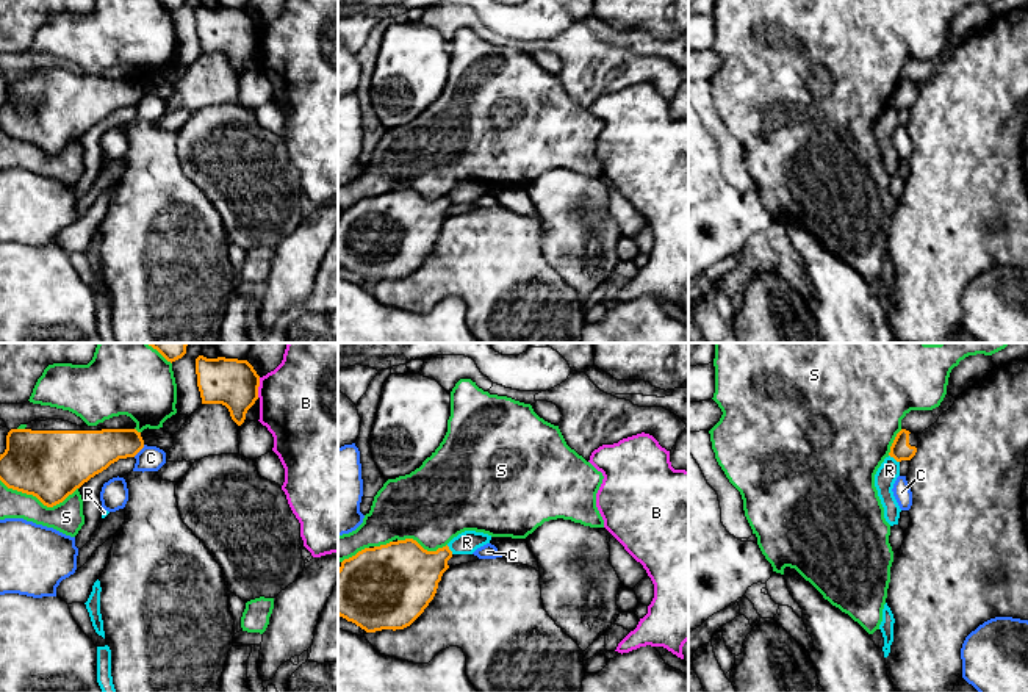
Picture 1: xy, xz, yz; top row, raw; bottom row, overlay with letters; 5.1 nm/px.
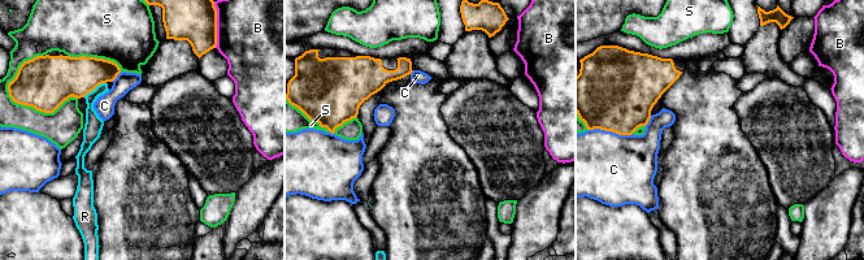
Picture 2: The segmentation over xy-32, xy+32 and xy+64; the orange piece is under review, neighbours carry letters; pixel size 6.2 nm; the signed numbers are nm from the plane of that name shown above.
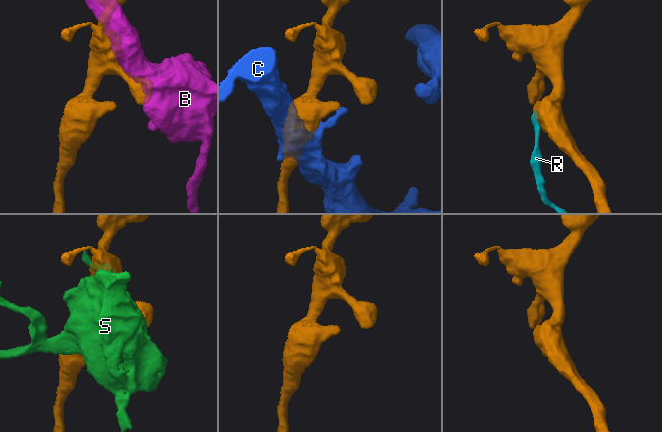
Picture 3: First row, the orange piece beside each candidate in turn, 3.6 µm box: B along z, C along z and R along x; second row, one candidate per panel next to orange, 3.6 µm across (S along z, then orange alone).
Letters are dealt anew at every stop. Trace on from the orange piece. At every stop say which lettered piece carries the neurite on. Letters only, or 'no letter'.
no letter

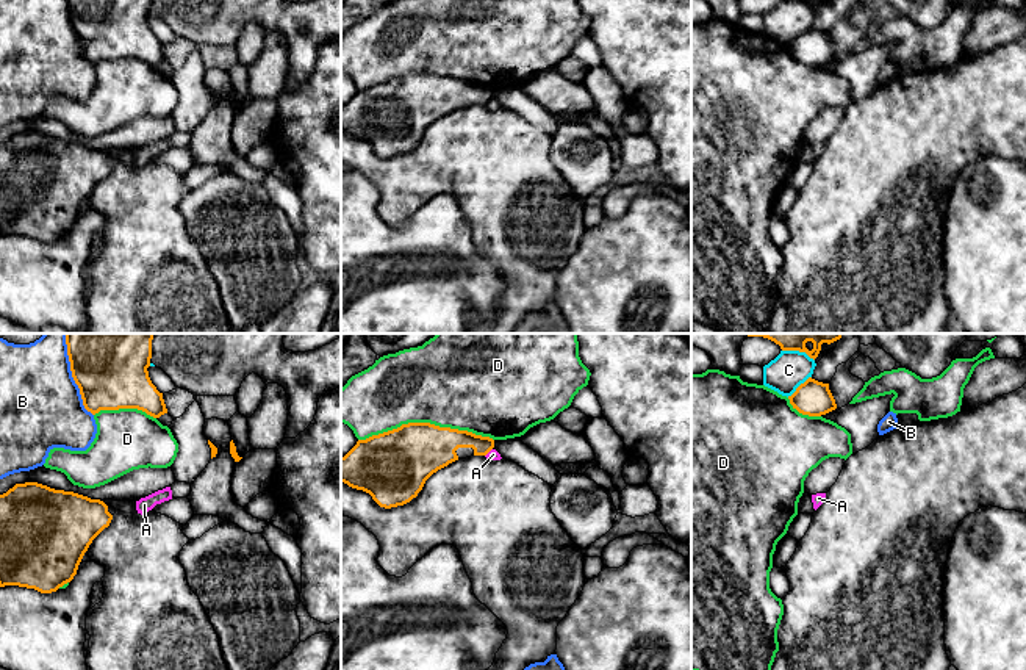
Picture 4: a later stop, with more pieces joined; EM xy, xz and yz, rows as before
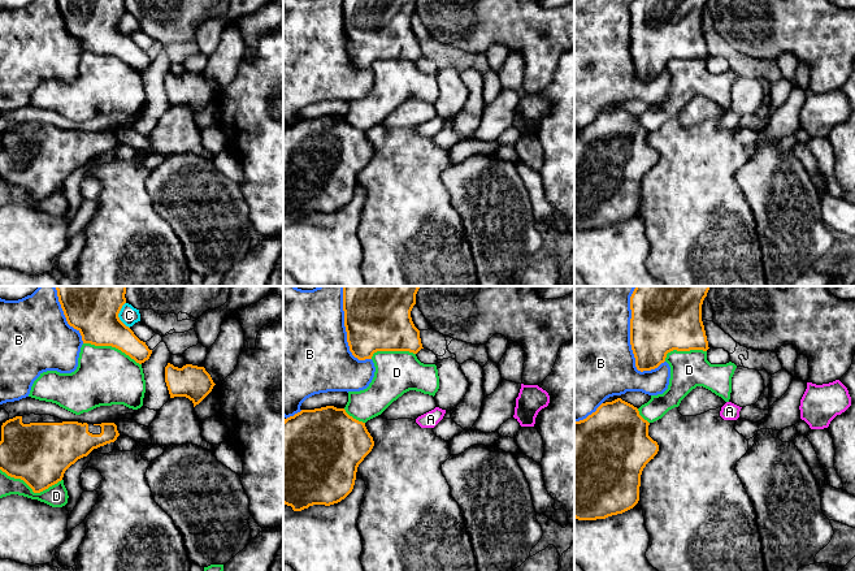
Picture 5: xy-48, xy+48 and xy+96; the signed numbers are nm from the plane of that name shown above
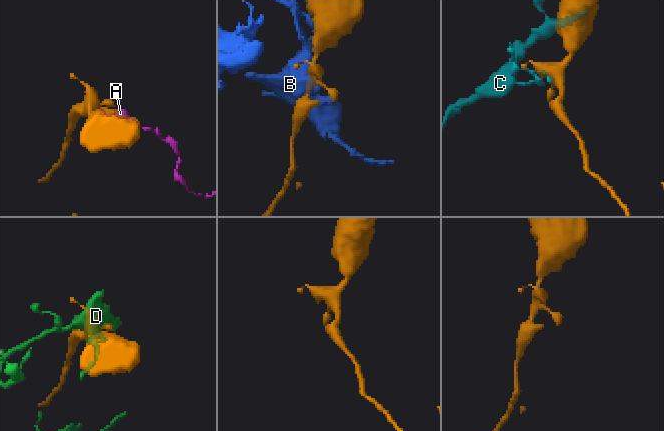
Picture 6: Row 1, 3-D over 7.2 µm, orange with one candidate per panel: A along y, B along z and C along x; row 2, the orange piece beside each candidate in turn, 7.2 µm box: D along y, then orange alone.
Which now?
no letter

